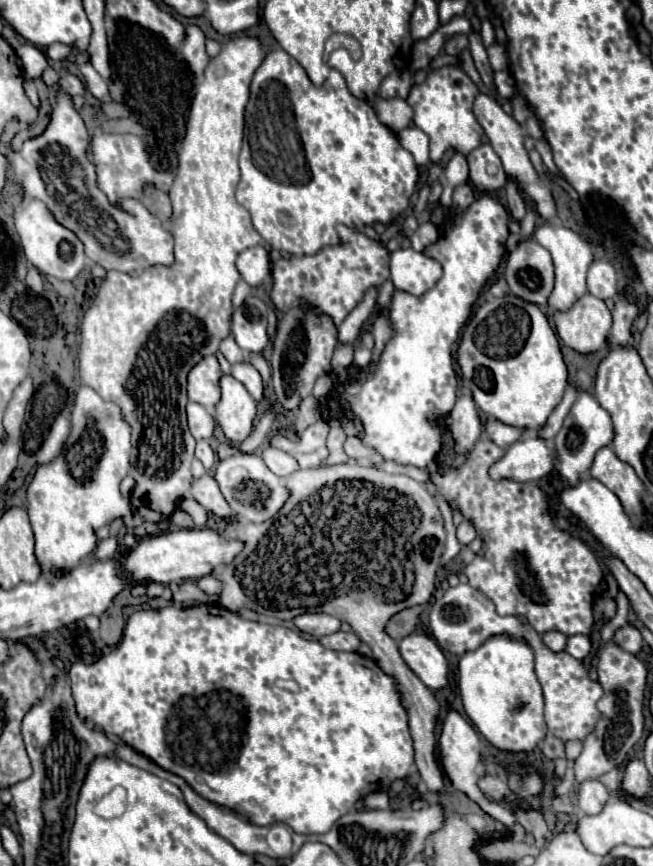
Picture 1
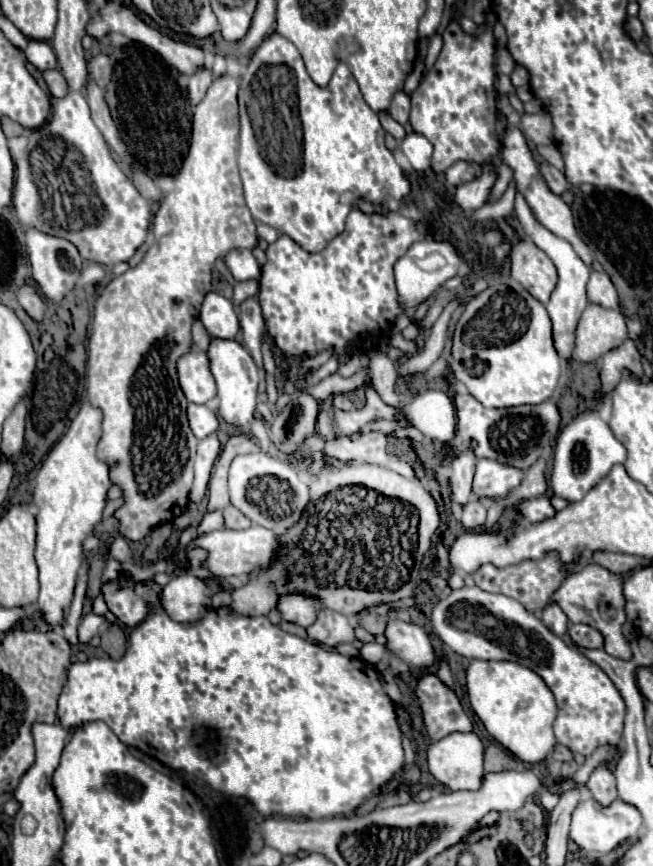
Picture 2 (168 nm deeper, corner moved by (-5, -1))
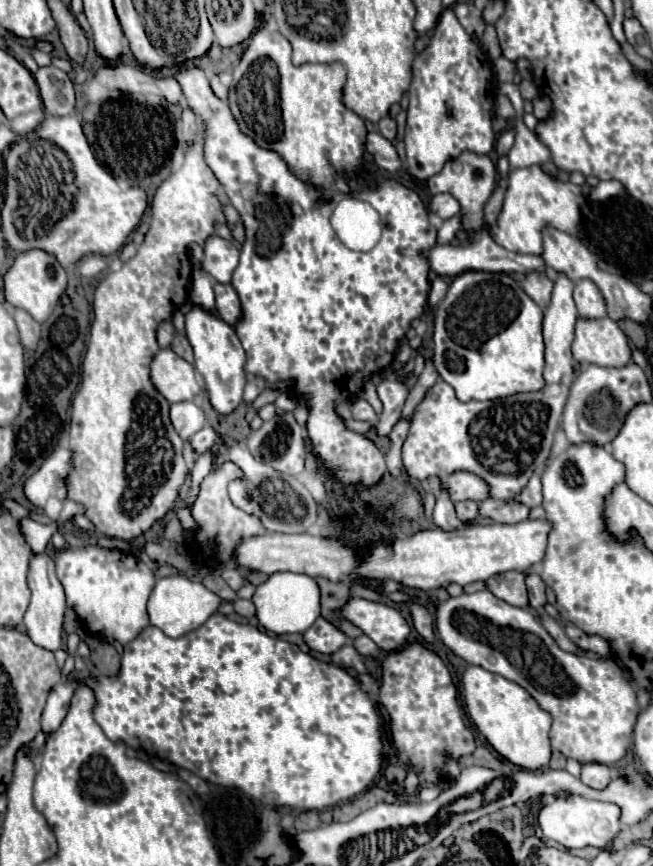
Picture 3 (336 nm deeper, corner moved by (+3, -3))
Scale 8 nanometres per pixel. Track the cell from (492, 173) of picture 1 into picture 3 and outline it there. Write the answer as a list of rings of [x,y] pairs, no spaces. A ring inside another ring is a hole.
[[[448,193],[446,195],[434,195],[430,201],[430,211],[446,221],[446,219],[460,213],[460,203]]]

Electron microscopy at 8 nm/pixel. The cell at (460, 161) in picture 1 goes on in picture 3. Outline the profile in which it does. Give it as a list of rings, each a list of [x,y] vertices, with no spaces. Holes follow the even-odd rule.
[[[462,153],[460,157],[448,161],[444,169],[428,179],[430,191],[436,193],[452,193],[462,207],[462,217],[464,217],[464,229],[468,231],[478,231],[482,227],[482,209],[488,197],[492,195],[496,185],[496,167],[490,157],[476,157],[474,153]]]

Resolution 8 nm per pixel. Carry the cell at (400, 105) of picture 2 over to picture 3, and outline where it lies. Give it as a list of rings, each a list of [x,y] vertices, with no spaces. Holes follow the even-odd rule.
[[[390,115],[382,117],[382,119],[378,121],[378,131],[380,131],[386,139],[394,141],[394,139],[396,139],[396,131],[398,131],[398,123],[396,123],[396,119],[392,119]]]

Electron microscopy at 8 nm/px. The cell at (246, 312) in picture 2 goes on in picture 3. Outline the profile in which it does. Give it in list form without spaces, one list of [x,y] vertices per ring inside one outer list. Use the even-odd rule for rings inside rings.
[[[216,283],[214,285],[214,293],[216,293],[216,309],[220,313],[220,317],[230,325],[230,327],[236,327],[240,321],[242,321],[242,305],[240,305],[240,299],[238,299],[238,293],[234,291],[232,285],[220,285]]]

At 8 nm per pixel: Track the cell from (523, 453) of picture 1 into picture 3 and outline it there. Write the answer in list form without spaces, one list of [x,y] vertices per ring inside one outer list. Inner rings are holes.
[[[470,471],[452,473],[450,479],[446,481],[446,487],[452,493],[452,501],[470,499],[470,501],[480,503],[480,501],[486,501],[490,497],[490,485],[482,477],[470,473]]]

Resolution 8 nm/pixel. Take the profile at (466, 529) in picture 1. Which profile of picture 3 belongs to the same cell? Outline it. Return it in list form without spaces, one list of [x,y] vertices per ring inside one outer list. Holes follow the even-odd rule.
[[[460,501],[460,503],[456,503],[456,513],[462,523],[474,523],[478,519],[478,503],[476,501]]]

